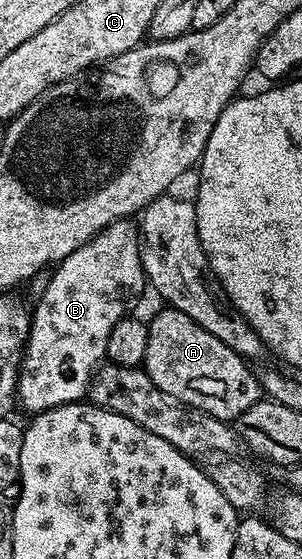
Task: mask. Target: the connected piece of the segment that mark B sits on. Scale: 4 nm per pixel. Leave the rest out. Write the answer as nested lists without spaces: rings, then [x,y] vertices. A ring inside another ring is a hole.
[[[130,219],[111,224],[85,246],[81,246],[69,258],[65,258],[50,273],[51,281],[45,294],[34,301],[31,312],[31,333],[27,335],[27,347],[23,363],[19,365],[18,403],[28,414],[47,412],[50,408],[82,401],[88,395],[97,369],[104,363],[109,334],[117,322],[130,317],[139,304],[143,291],[148,291],[147,275],[143,273],[141,232],[131,225]]]

